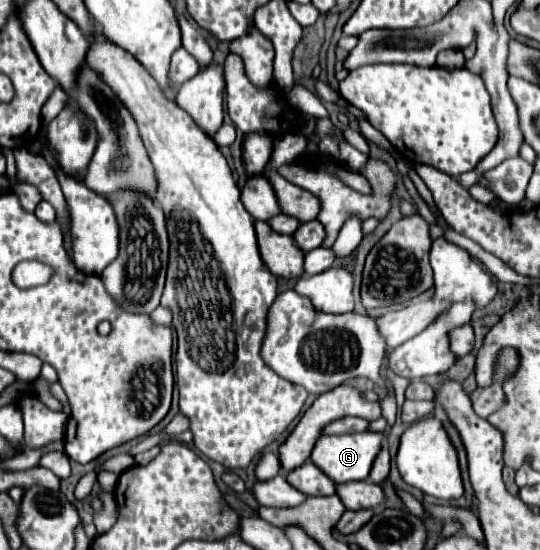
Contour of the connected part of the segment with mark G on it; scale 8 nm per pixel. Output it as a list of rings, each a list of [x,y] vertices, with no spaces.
[[[359,432],[359,434],[341,434],[341,436],[323,436],[315,442],[311,452],[311,462],[327,474],[335,484],[351,482],[351,480],[365,480],[369,476],[371,464],[381,450],[381,442],[385,440],[383,434],[377,432]]]

